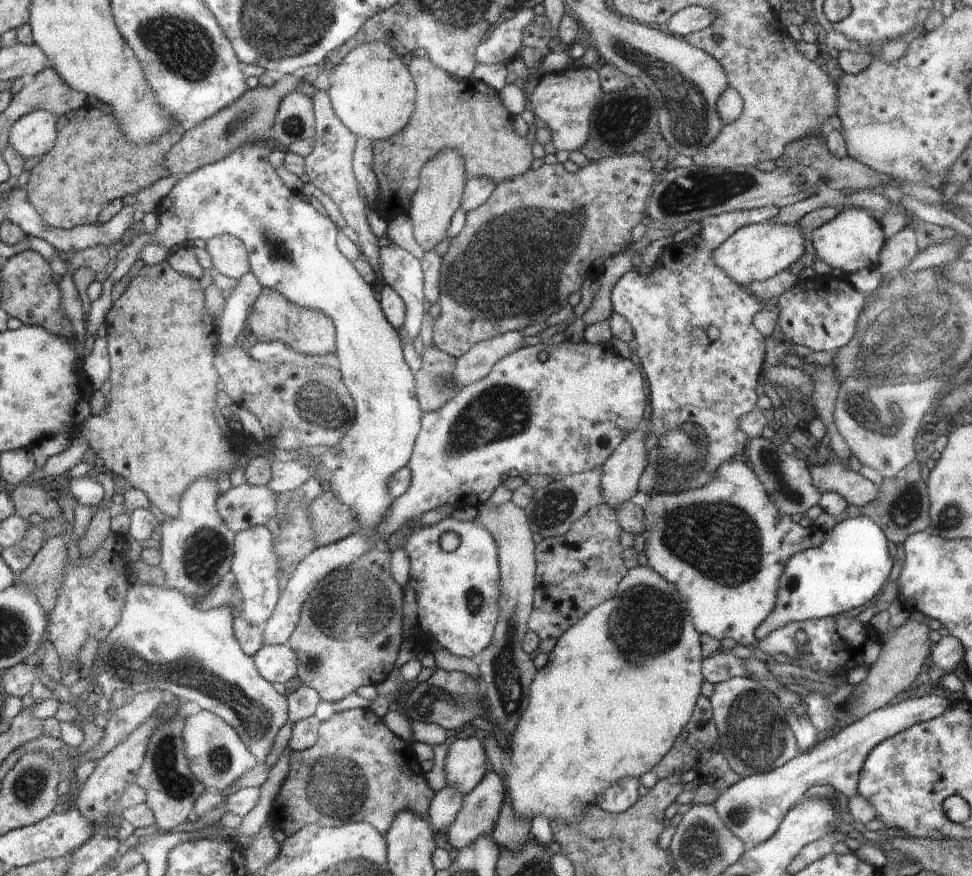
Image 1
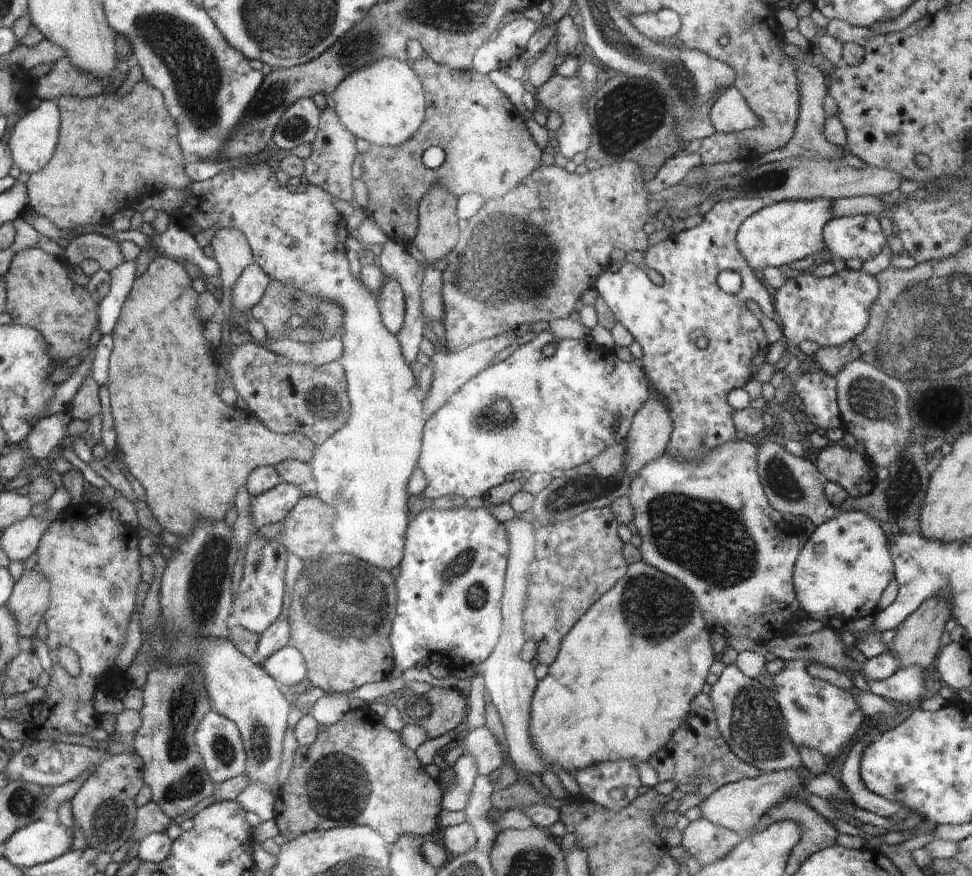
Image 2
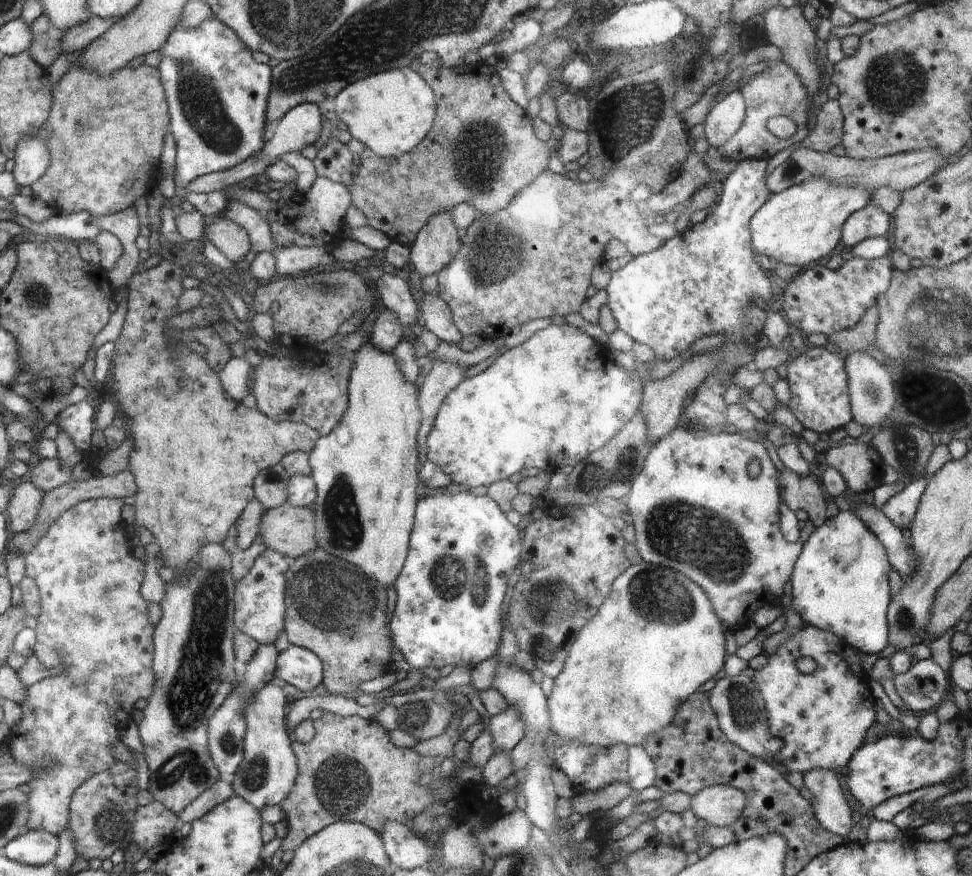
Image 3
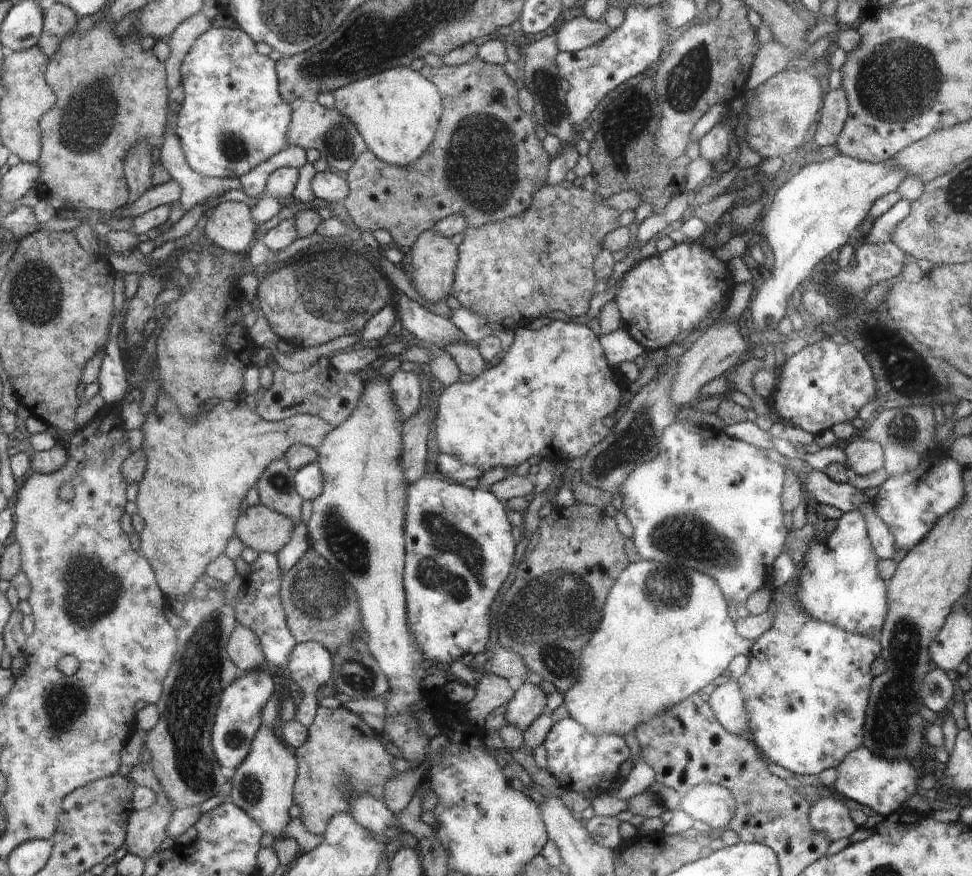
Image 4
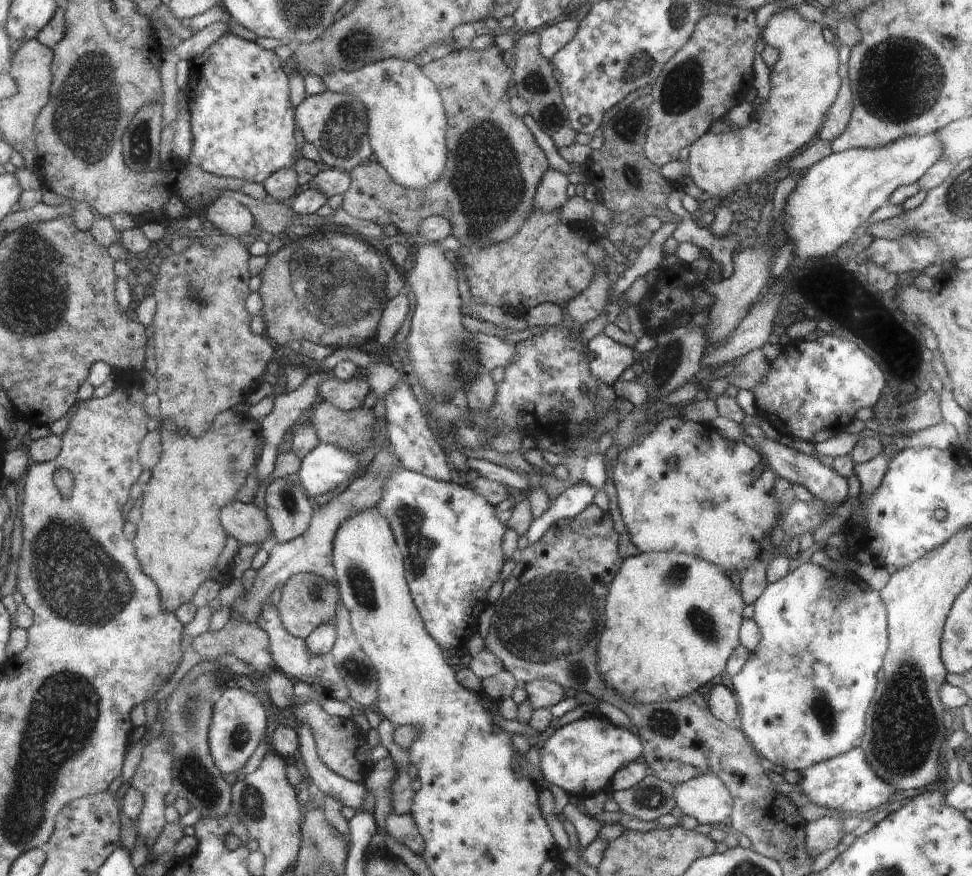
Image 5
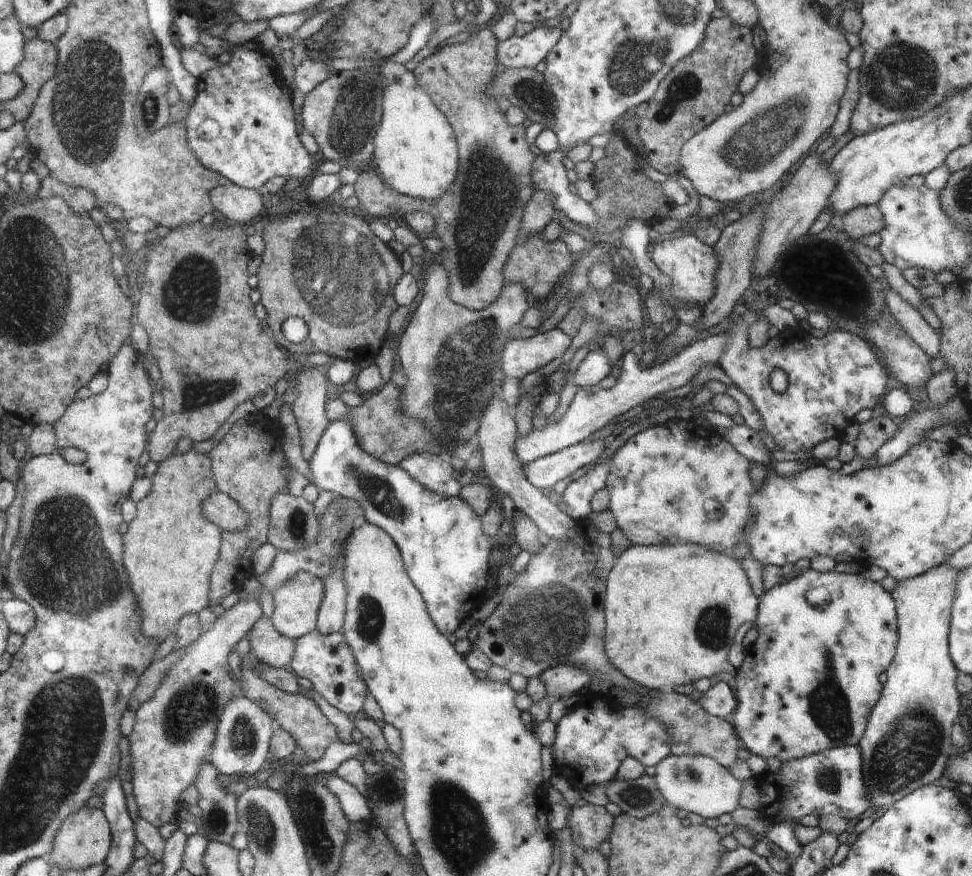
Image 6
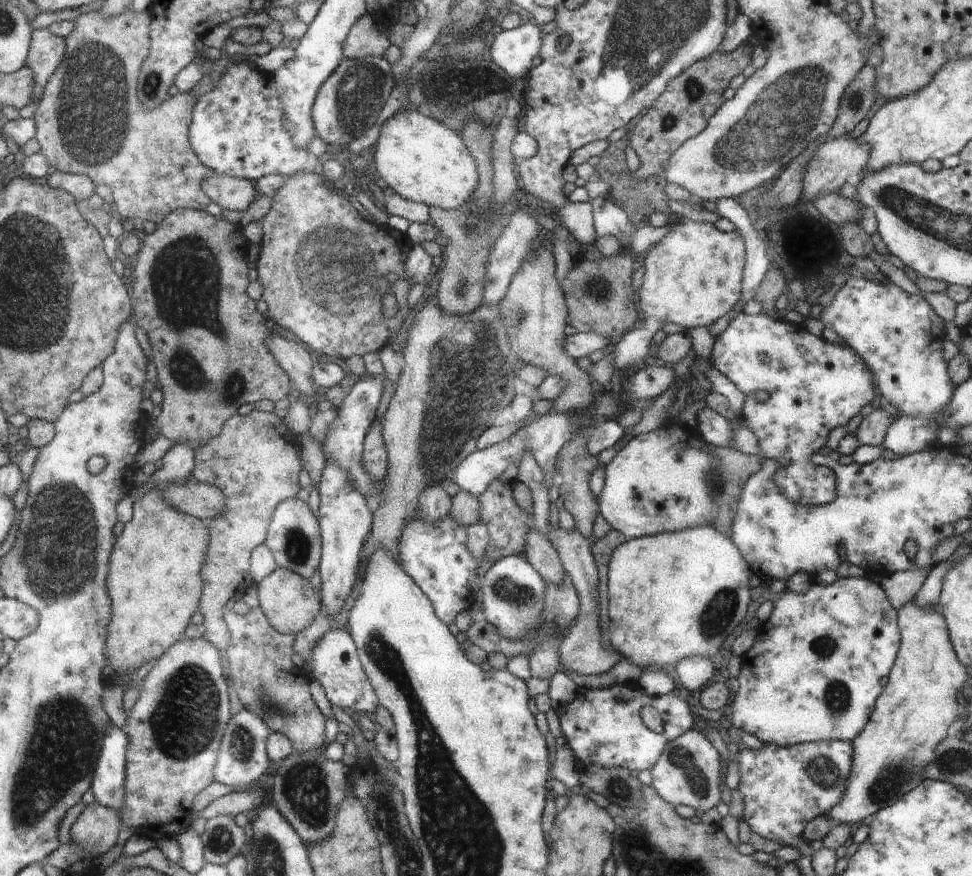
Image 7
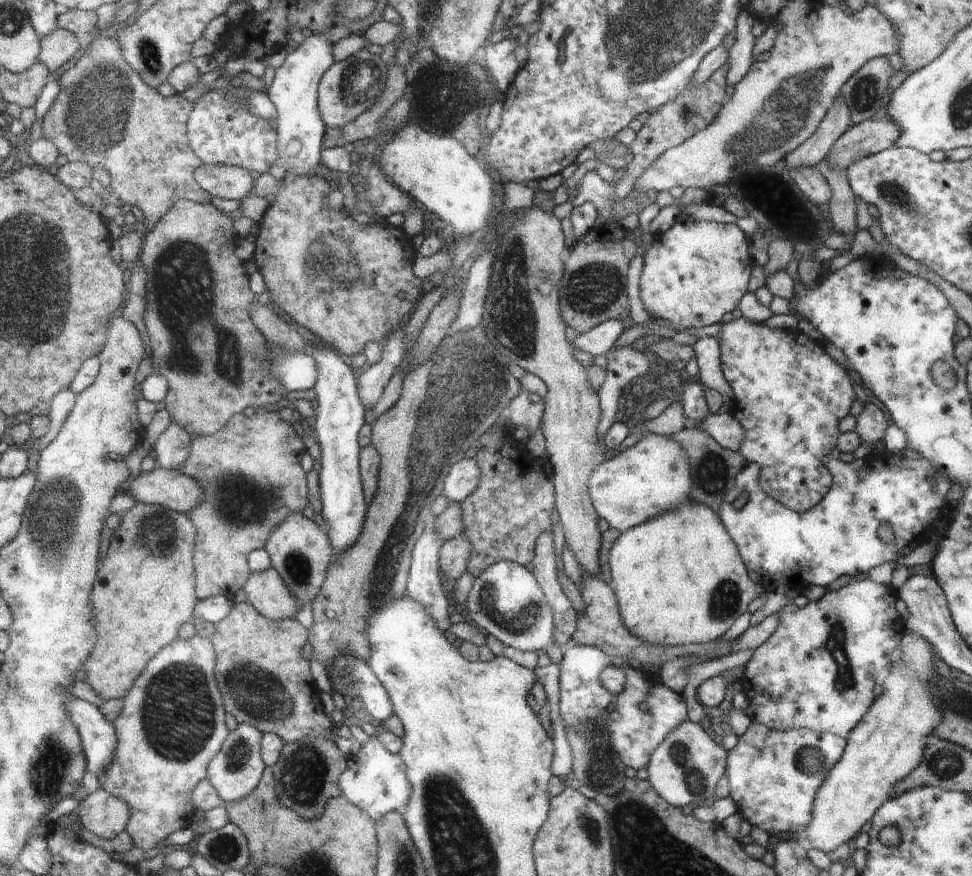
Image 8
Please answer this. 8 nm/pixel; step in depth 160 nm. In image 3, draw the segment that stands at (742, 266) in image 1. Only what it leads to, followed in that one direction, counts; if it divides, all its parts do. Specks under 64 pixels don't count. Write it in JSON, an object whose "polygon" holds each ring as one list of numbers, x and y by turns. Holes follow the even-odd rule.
{"polygon":[[813,177,799,185,774,193,766,206,751,218,751,243,756,252,788,266,808,266,838,247,843,224,869,204,870,192]]}

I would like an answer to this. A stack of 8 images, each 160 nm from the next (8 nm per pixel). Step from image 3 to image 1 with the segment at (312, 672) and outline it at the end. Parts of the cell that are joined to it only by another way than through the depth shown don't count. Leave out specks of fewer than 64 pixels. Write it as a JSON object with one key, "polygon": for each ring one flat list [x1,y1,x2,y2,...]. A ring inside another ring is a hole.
{"polygon":[[263,645,252,658,260,674,272,684,285,684,297,674,297,658,286,645]]}

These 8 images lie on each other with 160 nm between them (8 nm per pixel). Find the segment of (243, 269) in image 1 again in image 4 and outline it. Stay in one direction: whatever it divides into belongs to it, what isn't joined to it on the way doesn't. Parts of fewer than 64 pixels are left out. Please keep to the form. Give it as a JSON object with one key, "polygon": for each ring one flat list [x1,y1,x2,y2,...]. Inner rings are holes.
{"polygon":[[242,201,220,202,216,208,212,208,205,226,207,242,231,253,246,255,246,250,254,238,256,225,252,222,250,208]]}

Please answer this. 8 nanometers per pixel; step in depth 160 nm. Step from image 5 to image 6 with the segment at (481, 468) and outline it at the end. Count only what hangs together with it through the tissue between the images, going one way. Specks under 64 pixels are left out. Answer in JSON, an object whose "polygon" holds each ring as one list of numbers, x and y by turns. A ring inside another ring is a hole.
{"polygon":[[606,438,597,441,586,439,571,447,560,449,532,462,524,463,524,474,532,486,540,490,552,488,559,480,574,476,574,472,580,470,582,466,594,463,609,441]]}

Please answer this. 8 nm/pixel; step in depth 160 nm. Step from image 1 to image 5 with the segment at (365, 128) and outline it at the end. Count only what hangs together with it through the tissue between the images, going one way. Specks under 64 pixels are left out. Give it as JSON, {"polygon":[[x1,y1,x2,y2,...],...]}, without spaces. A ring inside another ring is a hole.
{"polygon":[[391,58,370,63,357,71,344,73,339,70,322,79,328,90,351,96,354,102,360,101,367,108,371,149,396,184,424,190,438,180,447,161,447,118,442,97,422,67,413,61]]}

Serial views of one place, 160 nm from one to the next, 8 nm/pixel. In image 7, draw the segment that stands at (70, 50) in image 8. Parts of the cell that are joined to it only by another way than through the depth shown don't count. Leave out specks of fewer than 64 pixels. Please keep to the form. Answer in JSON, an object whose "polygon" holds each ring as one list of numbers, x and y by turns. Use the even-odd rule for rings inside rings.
{"polygon":[[47,28,34,32,31,52,27,56,24,67,28,67,34,73,34,95,31,103,40,100,44,95,46,84,57,70,59,64,66,56,66,40,51,33]]}

